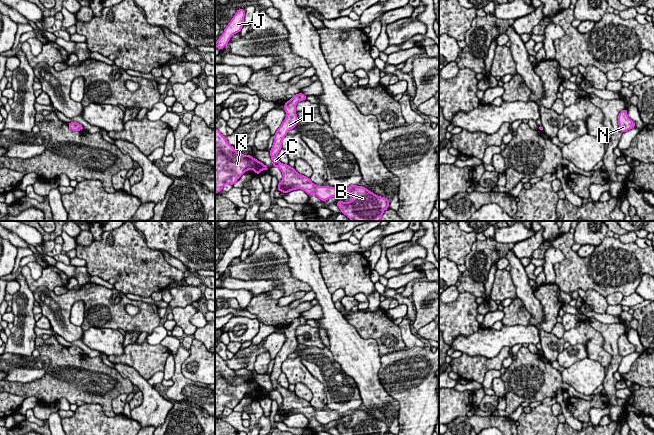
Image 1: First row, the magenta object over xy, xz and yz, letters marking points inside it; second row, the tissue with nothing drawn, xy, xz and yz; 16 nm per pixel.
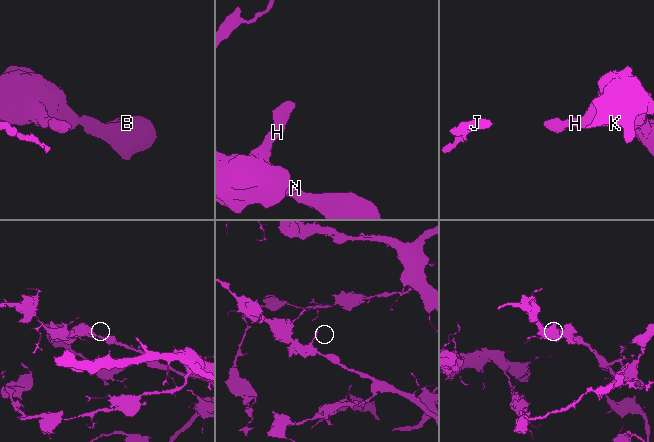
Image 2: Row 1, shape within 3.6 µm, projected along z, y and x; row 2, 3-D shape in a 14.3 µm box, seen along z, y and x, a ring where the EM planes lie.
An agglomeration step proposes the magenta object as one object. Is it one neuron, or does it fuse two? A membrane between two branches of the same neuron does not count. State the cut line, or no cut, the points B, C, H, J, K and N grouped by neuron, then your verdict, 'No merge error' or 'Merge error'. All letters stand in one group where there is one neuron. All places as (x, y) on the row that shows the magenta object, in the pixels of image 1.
No split. Groups: B C H J K N. No merge error

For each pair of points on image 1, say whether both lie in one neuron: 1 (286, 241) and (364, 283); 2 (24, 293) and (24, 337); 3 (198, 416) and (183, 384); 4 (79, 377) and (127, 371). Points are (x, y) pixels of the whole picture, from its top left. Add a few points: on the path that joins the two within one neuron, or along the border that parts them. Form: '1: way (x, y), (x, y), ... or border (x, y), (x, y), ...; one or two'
1: border (315, 252), (319, 260), (319, 270), (325, 282); two
2: way (24, 304), (24, 326); one
3: border (173, 401), (193, 401), (204, 409); two
4: border (113, 368), (133, 385); two

